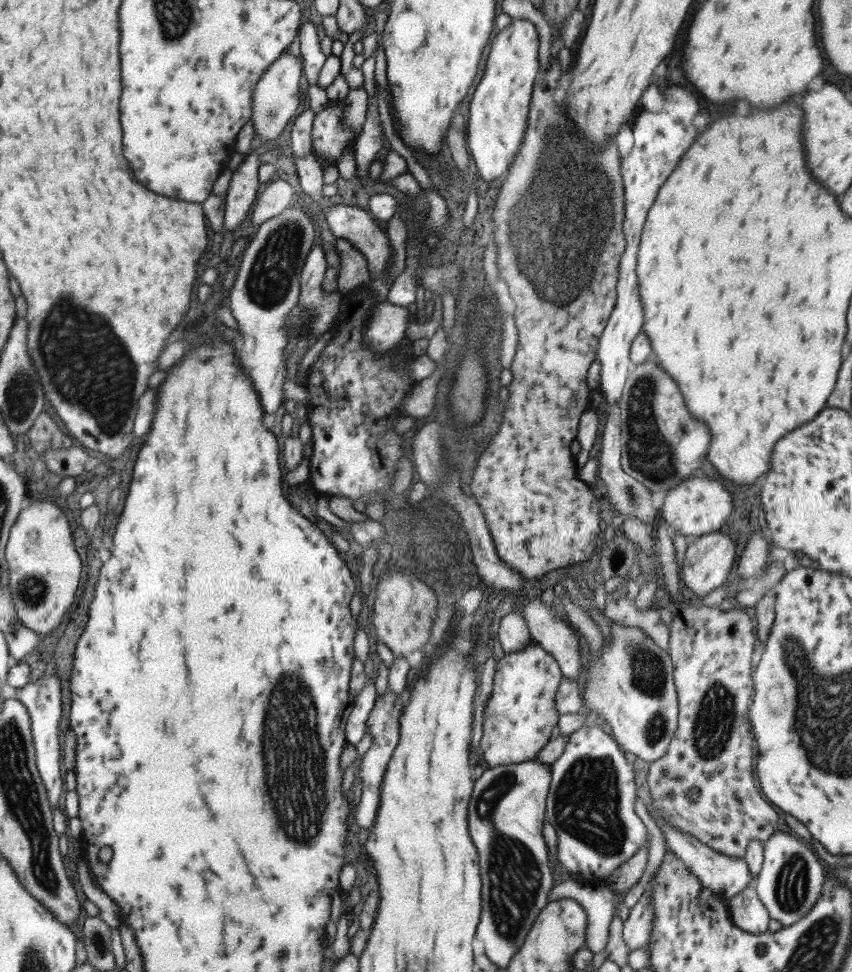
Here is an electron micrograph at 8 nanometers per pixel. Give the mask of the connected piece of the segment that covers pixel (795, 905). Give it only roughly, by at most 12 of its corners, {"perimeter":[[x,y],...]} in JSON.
{"perimeter":[[775,830],[753,887],[781,927],[821,894],[825,867],[809,844]]}

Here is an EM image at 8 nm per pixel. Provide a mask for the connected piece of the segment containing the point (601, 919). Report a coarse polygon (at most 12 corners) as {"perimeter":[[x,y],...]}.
{"perimeter":[[565,879],[551,886],[546,907],[575,900],[593,955],[607,944],[615,894],[607,886]]}

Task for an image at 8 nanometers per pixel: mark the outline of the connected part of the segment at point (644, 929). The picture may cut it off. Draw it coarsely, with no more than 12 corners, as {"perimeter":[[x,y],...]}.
{"perimeter":[[650,888],[628,910],[622,939],[627,950],[648,944],[653,928]]}

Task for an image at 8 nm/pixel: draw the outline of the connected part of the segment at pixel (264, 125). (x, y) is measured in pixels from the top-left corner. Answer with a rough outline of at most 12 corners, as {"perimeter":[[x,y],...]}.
{"perimeter":[[281,51],[251,95],[254,144],[275,144],[299,106],[302,61]]}

